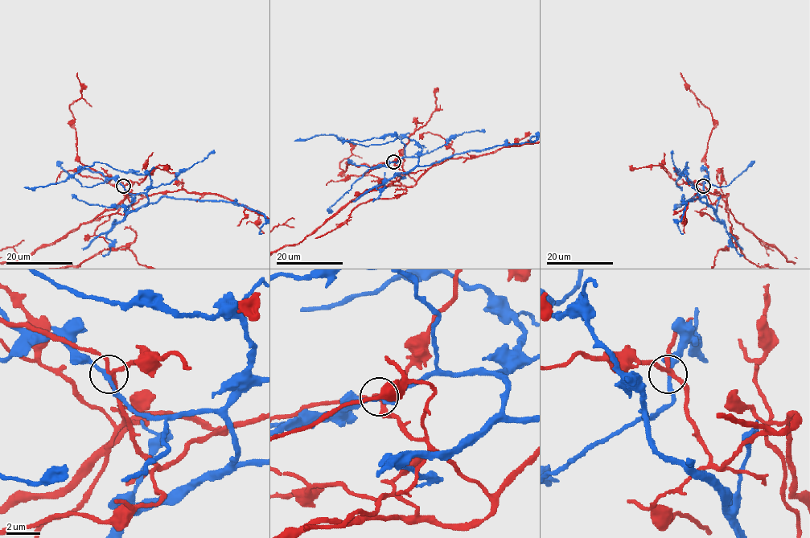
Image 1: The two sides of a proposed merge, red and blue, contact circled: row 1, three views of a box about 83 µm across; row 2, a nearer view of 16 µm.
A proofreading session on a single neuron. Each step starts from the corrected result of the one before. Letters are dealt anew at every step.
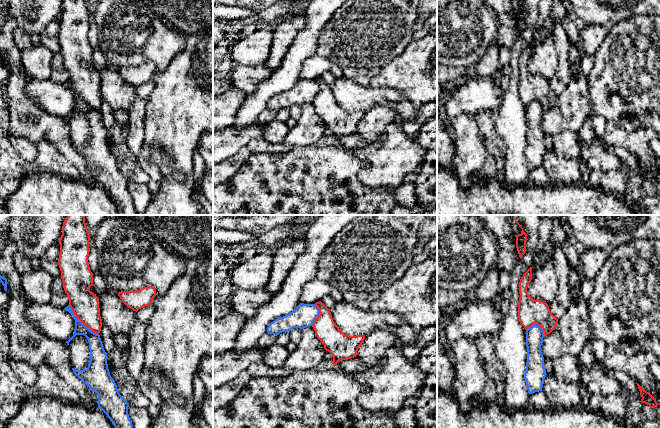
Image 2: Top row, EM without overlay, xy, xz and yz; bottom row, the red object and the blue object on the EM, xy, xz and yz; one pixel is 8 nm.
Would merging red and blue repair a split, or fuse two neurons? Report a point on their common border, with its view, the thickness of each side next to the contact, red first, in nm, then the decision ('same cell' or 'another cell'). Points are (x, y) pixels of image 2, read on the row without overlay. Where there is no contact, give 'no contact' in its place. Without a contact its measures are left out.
meets red in xy at (81, 97); 220 nm thick on the red side, 110 nm on the other; another cell

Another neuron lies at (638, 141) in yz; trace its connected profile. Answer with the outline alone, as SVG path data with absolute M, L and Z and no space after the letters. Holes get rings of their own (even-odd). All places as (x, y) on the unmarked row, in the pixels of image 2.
M607 123L604 140L607 146L622 146L625 148L632 156L649 168L660 181L660 167L656 162L655 154L649 146L650 140L656 136L653 129L638 129L628 133L612 123Z

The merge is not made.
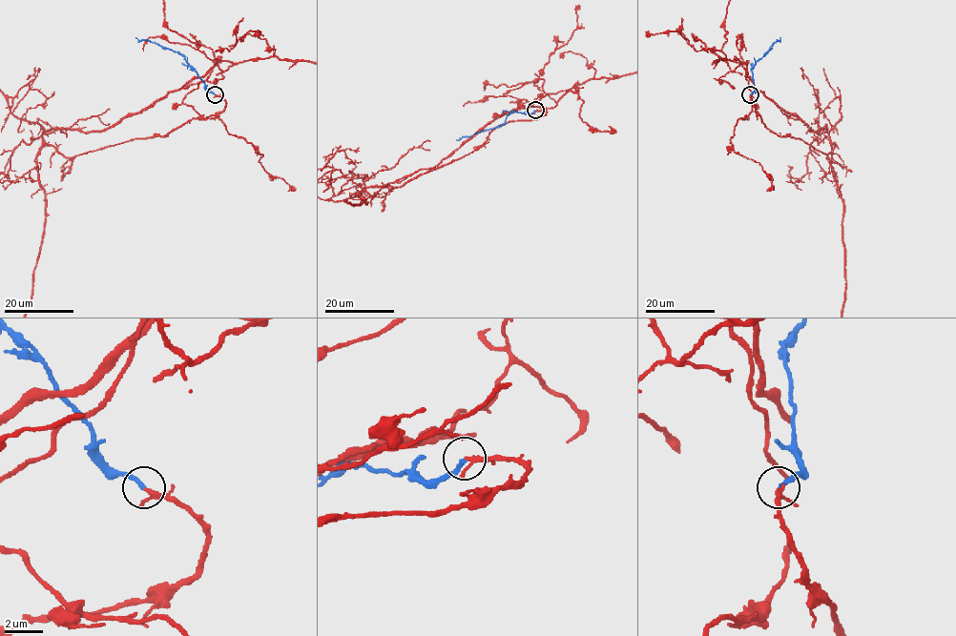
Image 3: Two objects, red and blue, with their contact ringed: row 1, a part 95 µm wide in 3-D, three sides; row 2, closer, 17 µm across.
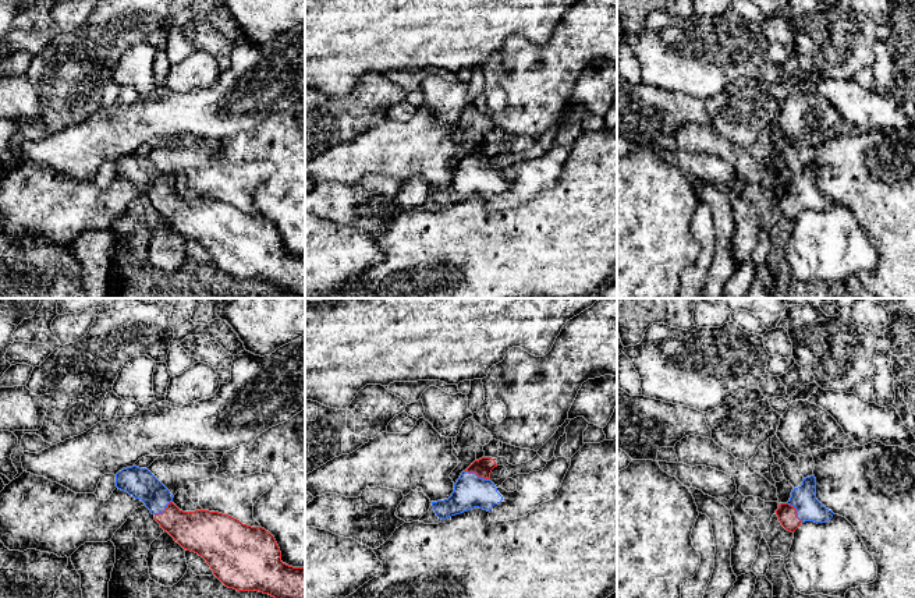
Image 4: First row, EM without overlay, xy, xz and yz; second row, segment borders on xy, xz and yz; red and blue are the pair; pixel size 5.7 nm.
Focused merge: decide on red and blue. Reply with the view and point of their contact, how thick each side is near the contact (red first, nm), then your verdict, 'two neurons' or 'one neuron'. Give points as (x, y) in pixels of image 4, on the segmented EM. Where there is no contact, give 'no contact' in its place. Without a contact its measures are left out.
contact xz (478, 476); calibres 100 and 190 nm; one neuron

